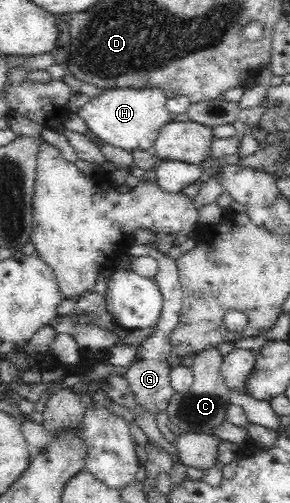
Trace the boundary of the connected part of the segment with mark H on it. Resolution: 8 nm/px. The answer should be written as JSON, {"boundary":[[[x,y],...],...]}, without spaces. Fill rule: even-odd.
{"boundary":[[[157,88],[105,89],[102,95],[91,98],[78,111],[89,131],[103,143],[127,153],[149,151],[154,147],[159,131],[171,123],[172,115],[165,108],[168,96]]]}

